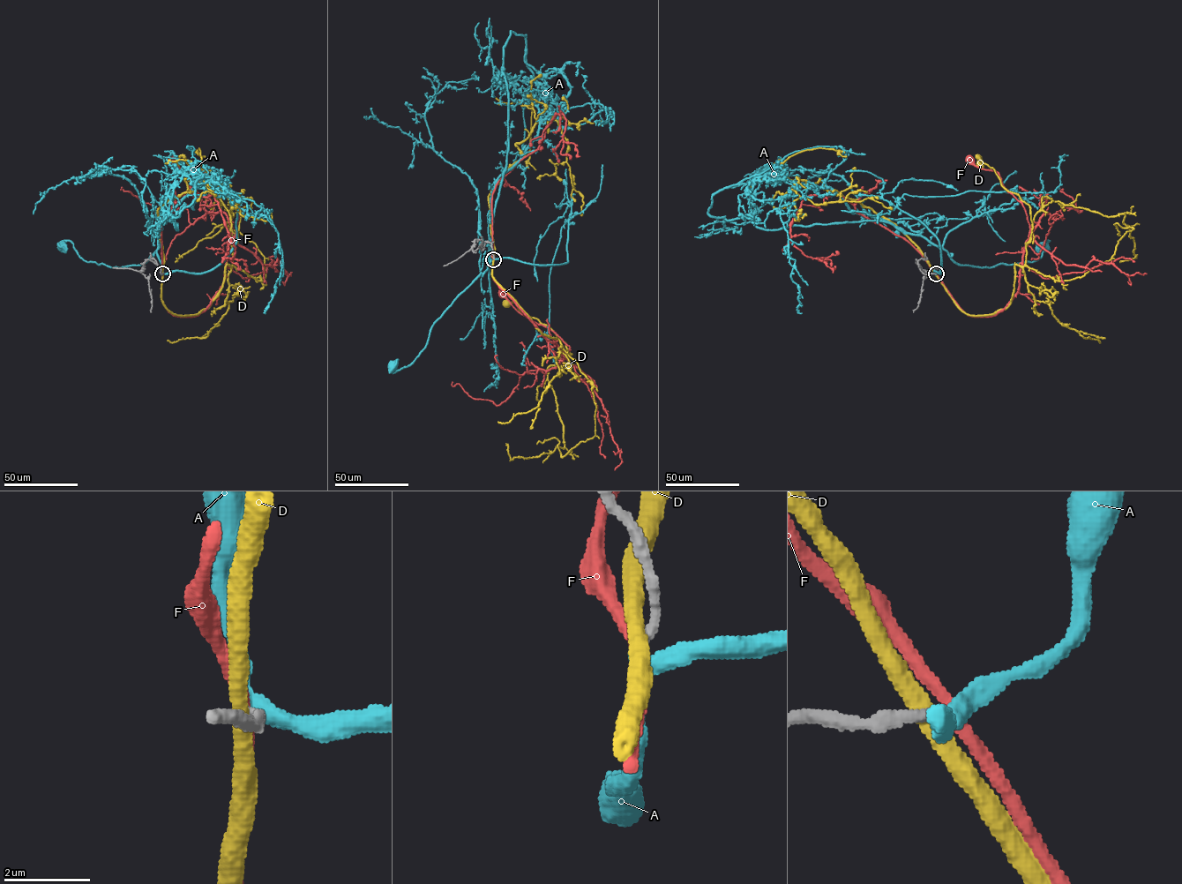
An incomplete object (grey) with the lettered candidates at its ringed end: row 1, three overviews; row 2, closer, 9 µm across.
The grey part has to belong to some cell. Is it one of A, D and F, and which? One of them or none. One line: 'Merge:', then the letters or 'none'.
Merge: A

